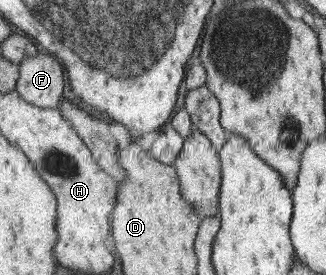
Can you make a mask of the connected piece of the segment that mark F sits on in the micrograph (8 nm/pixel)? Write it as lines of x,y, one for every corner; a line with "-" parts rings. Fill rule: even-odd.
48,52
23,59
20,67
20,81
16,87
20,96
39,107
59,108
65,89
63,63

